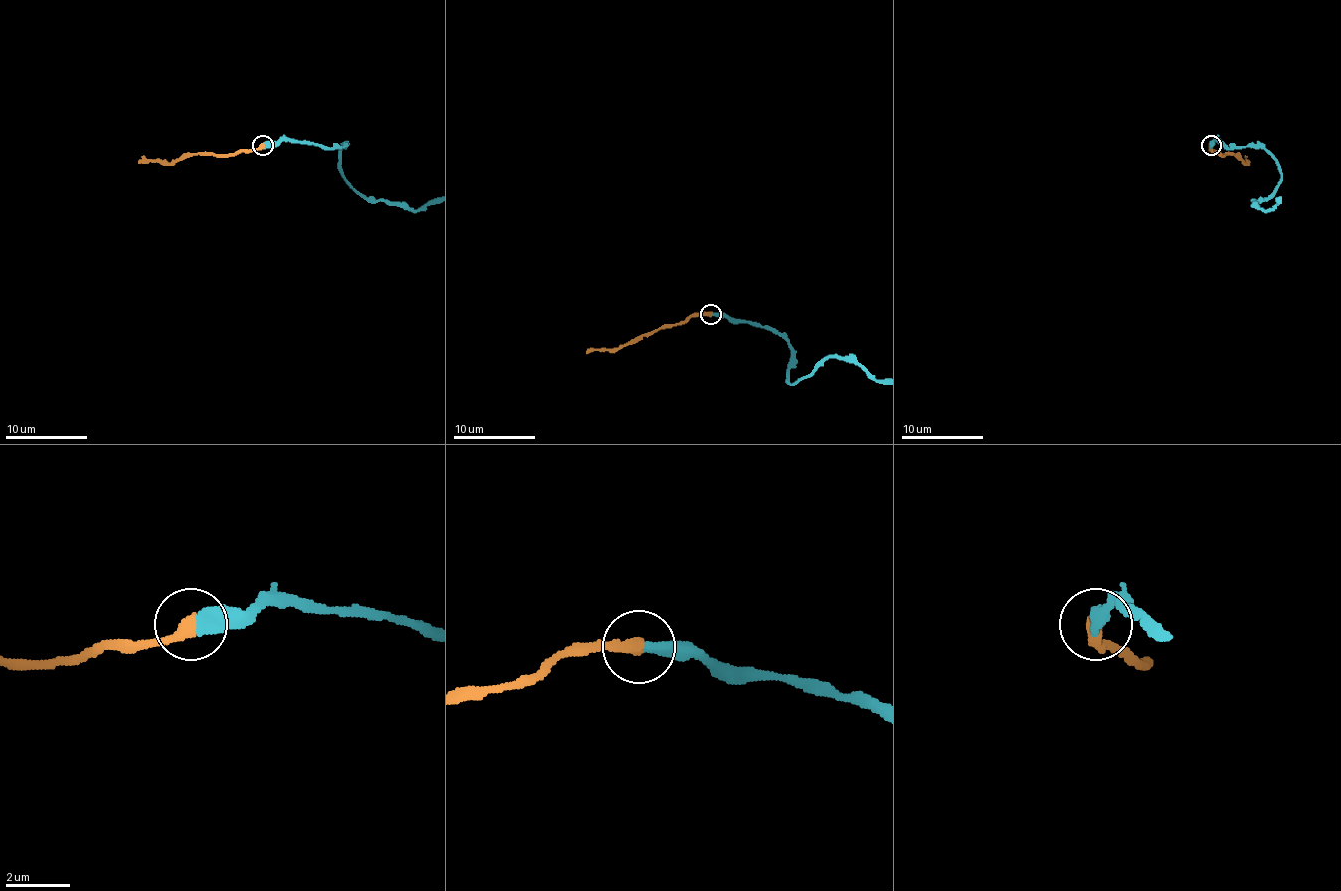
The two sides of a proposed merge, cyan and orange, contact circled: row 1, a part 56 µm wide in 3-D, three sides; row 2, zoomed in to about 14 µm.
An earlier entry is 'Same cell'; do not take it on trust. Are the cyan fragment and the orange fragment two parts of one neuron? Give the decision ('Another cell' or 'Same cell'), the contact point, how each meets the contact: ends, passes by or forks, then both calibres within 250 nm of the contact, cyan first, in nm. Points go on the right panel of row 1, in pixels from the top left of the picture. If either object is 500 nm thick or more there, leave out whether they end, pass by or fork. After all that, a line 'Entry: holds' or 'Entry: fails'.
Same cell. Place: (1211, 145). At the ring cyan ends. At the ring orange ends. Thickness 440 nm (cyan) against 440 nm
Entry: holds

